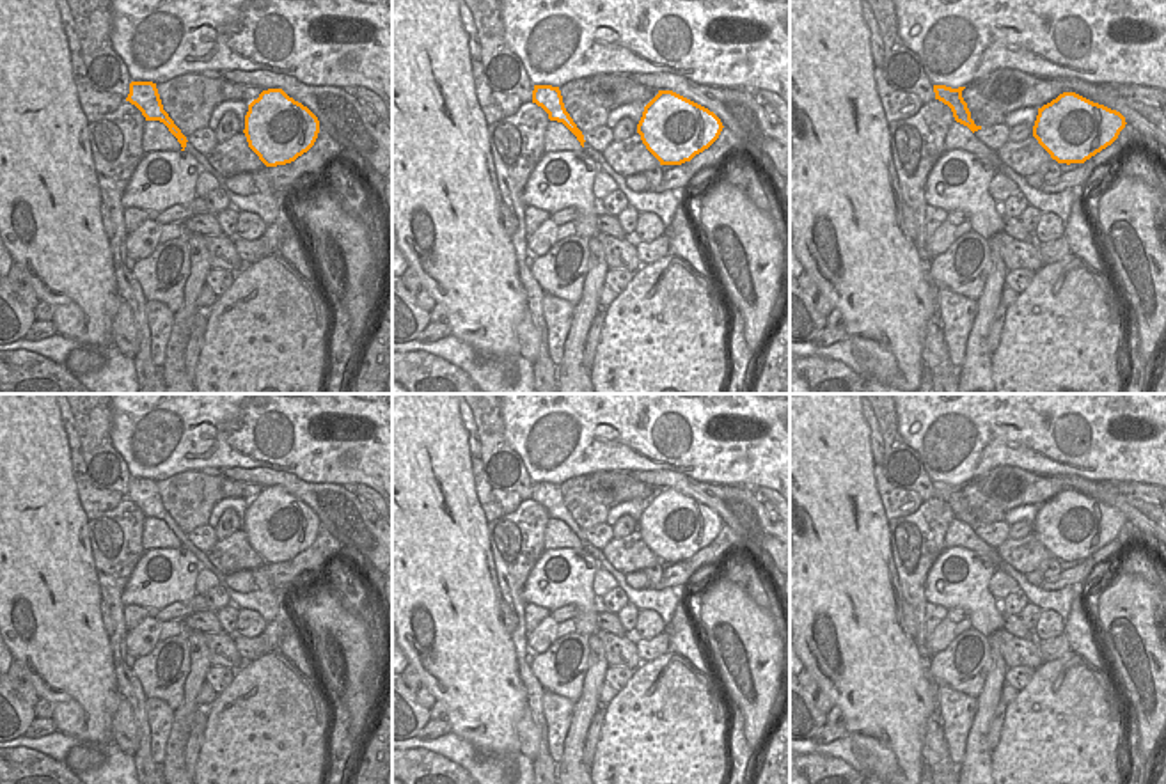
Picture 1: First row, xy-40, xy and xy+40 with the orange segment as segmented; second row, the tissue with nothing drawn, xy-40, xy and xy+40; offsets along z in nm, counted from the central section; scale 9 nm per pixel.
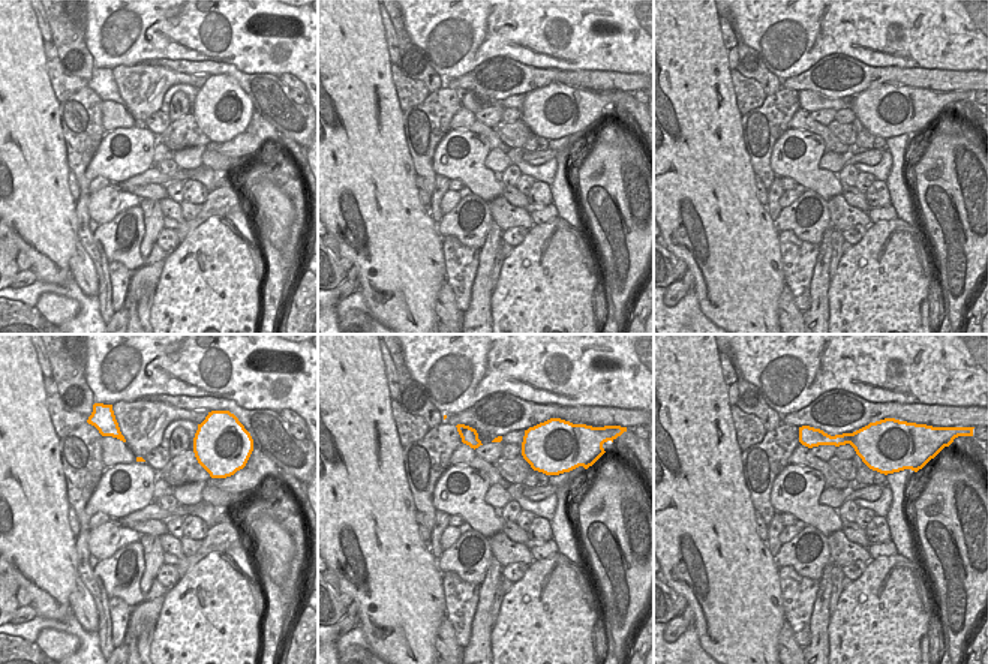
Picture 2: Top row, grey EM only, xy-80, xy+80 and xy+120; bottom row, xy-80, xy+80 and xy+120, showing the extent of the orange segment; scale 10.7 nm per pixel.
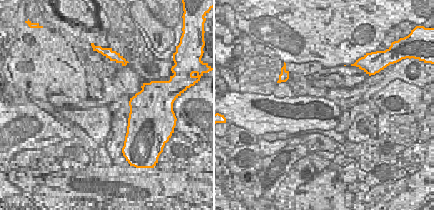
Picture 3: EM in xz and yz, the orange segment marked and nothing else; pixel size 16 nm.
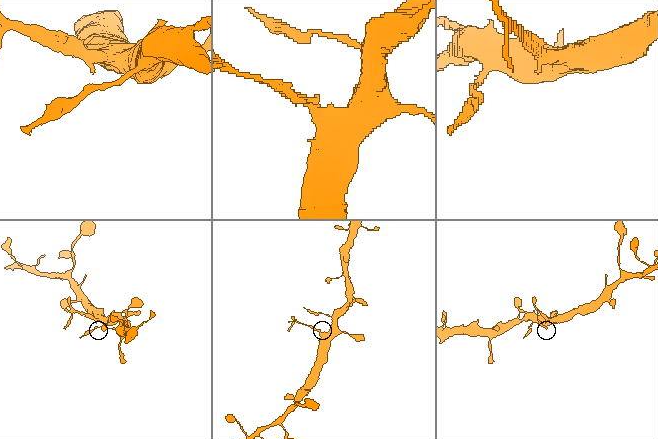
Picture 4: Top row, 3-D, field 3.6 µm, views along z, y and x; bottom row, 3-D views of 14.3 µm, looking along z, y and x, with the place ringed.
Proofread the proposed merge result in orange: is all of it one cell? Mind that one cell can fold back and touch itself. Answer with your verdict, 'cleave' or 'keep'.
cleave

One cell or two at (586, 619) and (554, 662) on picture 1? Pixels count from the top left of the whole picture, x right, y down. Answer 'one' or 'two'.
two

